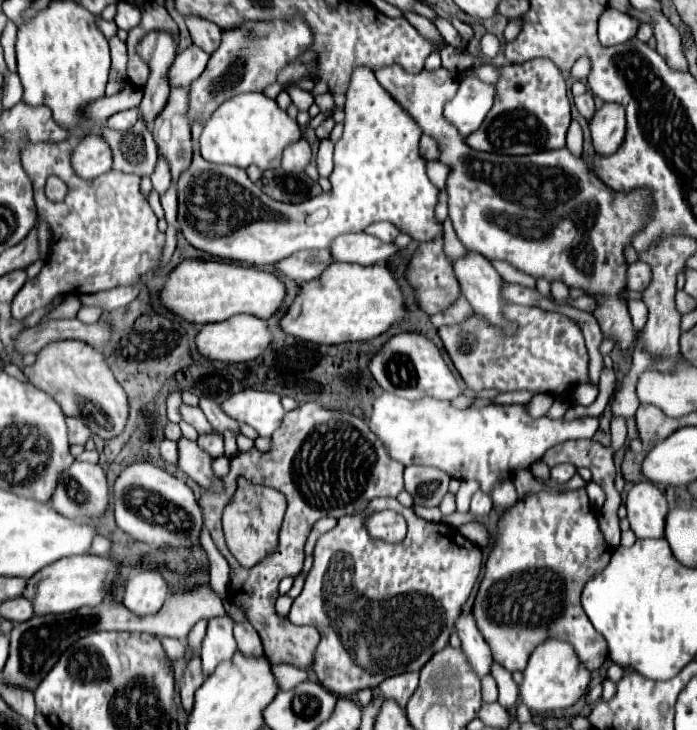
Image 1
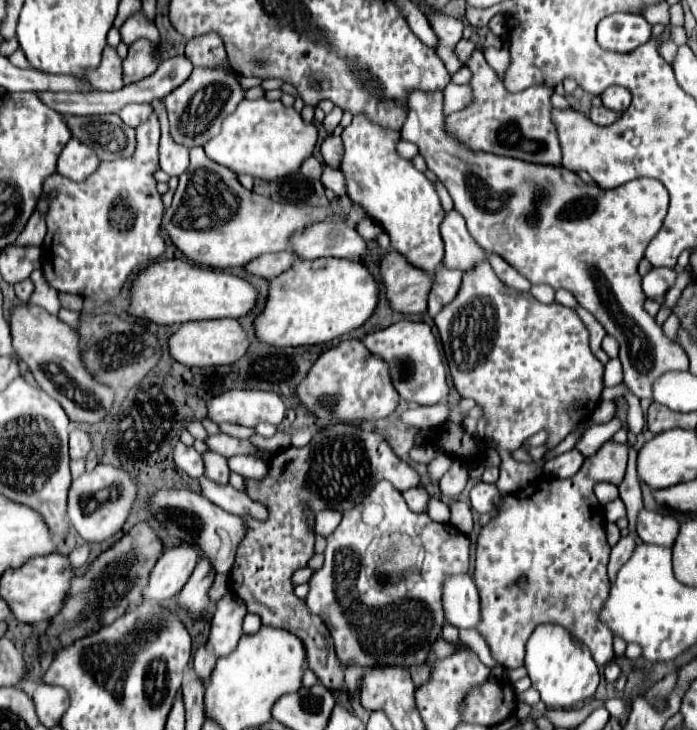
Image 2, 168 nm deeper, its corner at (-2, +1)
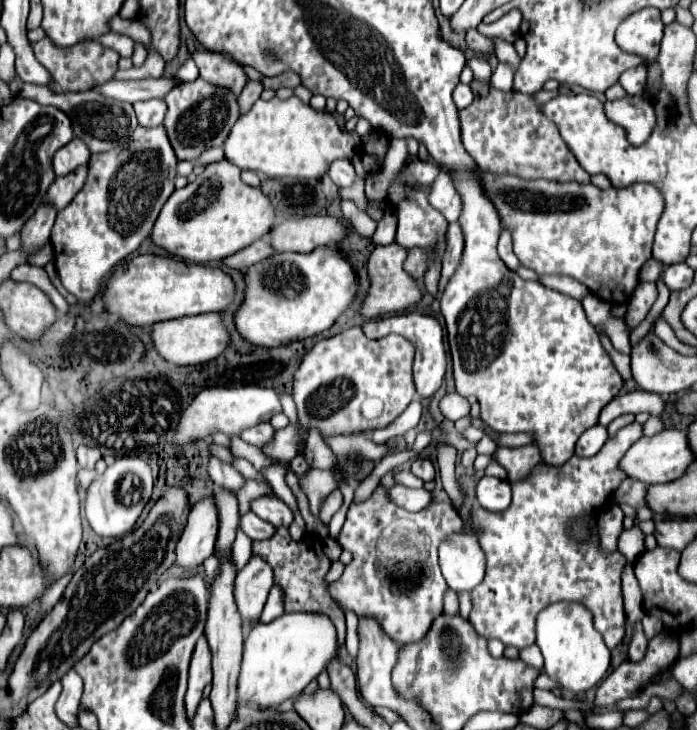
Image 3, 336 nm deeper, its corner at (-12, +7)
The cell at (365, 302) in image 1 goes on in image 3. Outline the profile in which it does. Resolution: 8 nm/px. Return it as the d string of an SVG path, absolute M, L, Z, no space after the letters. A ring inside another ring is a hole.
M332 247L312 253L276 253L244 271L246 291L234 315L236 331L260 347L280 347L318 335L348 309L356 293L352 265Z

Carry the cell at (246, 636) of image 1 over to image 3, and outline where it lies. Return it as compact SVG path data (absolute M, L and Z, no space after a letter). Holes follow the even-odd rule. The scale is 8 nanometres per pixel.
M274 585L268 595L268 601L264 605L264 611L260 615L260 621L268 623L268 621L278 619L280 615L284 615L284 591L280 591L280 587Z

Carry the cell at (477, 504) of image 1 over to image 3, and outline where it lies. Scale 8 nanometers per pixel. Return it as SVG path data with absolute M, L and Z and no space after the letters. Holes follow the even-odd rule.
M482 477L476 485L478 503L488 511L504 511L510 505L510 483L496 477Z

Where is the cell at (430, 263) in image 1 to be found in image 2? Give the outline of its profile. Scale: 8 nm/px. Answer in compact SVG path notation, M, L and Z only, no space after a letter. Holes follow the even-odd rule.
M390 251L382 259L382 277L390 307L400 313L424 313L428 291L434 287L434 275L414 267L398 251Z

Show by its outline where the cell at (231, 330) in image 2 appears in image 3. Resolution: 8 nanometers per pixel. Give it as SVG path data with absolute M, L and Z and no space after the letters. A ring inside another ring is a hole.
M204 313L194 317L180 317L170 321L160 321L150 327L150 337L156 353L174 365L198 365L216 359L230 343L228 331L220 321L218 313Z

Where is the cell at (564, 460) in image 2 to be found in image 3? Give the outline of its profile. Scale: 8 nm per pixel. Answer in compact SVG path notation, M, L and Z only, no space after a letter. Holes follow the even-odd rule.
M594 425L594 427L586 429L580 435L578 443L576 443L576 455L578 457L592 457L592 455L596 455L602 449L602 445L606 443L606 439L608 439L606 427Z

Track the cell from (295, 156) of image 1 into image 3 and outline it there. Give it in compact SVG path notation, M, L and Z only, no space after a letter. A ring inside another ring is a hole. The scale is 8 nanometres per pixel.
M348 159L334 161L328 169L328 177L338 185L338 187L352 187L356 181L356 171Z

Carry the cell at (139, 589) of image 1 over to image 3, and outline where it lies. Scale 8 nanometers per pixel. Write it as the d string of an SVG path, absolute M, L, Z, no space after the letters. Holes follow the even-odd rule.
M210 497L200 499L190 515L186 529L176 545L176 563L184 569L196 569L212 555L216 543L218 519L216 519L216 501Z

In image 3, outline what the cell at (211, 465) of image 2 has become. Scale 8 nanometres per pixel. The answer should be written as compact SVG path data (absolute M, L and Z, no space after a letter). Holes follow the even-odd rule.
M216 487L214 489L214 497L218 503L218 513L220 513L220 531L218 531L218 541L216 547L220 551L220 555L228 555L234 543L234 535L236 535L236 527L238 527L238 501L234 495L230 495L228 491Z

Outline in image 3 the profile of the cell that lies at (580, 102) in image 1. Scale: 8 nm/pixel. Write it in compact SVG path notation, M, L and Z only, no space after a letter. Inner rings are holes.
M624 97L618 101L606 101L606 117L626 129L626 137L632 145L640 145L648 139L656 127L656 113L644 97Z

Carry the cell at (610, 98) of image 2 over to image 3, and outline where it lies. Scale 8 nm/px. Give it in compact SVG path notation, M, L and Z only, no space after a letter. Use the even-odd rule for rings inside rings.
M646 65L624 71L620 77L620 85L626 89L628 95L642 95L646 85Z

